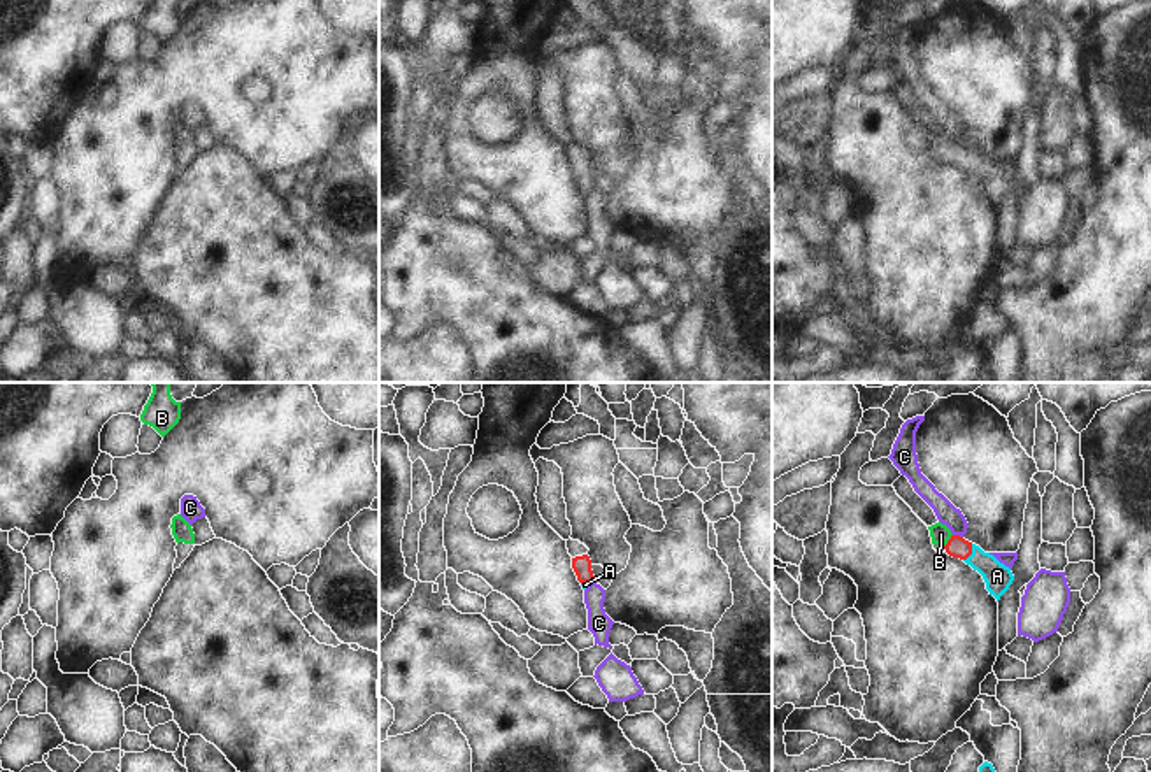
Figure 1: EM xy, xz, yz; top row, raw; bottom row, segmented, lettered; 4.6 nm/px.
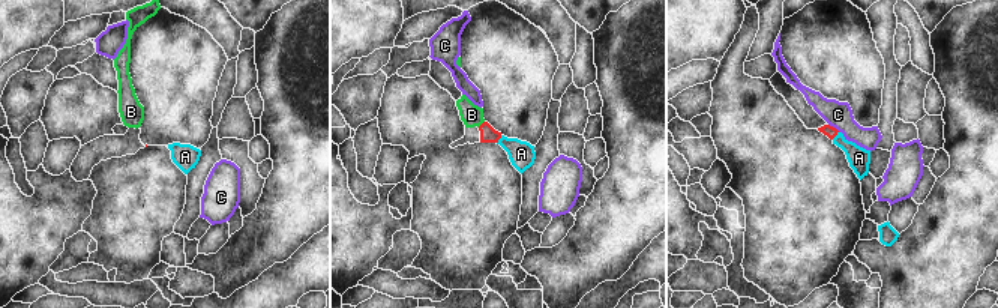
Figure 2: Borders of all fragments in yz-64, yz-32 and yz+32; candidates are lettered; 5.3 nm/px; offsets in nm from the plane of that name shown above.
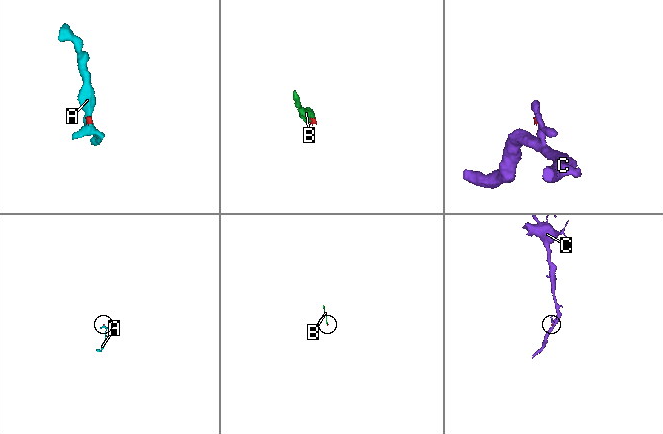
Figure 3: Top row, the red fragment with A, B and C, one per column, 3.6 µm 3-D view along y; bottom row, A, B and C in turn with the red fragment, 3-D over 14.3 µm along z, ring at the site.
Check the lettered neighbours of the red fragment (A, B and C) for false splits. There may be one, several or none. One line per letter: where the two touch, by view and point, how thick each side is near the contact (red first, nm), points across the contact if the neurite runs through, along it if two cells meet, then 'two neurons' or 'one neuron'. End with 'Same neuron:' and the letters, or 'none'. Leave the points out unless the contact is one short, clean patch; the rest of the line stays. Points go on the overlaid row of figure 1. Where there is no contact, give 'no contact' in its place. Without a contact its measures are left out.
A: contact yz (971, 553); calibres 100 and 120 nm; way yz (957, 546), (971, 553), (997, 576); one neuron
B: contact yz (948, 541); calibres 100 and 90 nm; way yz (957, 546), (948, 541), (941, 534); one neuron
C: contact yz (958, 536); calibres 100 and 100 nm; border yz (953, 534), (962, 537); two neurons
Same neuron: A, B

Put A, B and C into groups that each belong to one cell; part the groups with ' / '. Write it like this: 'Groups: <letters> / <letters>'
Groups: A B / C

